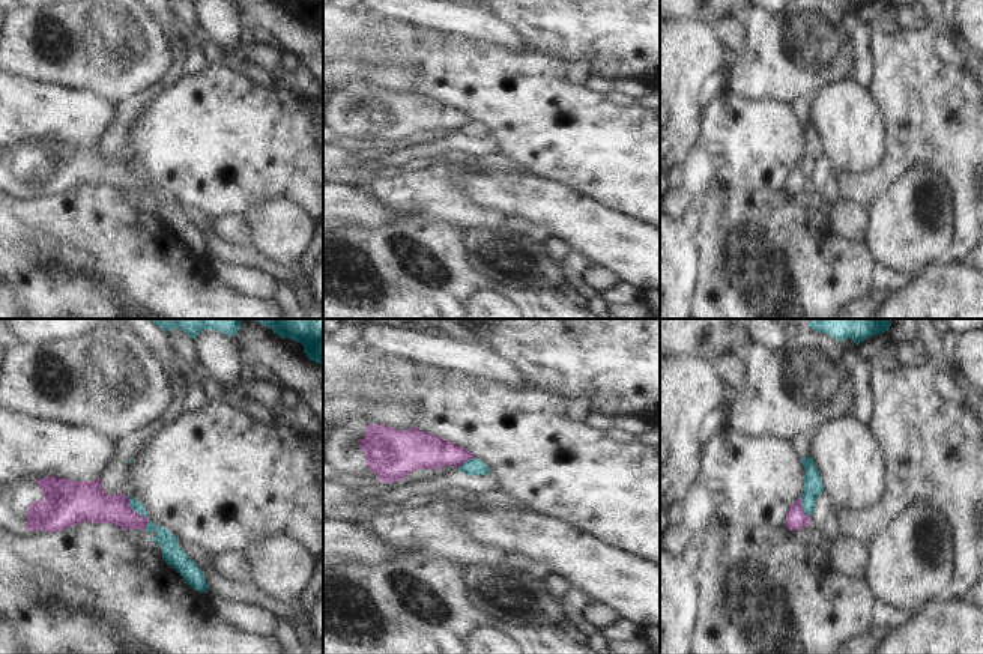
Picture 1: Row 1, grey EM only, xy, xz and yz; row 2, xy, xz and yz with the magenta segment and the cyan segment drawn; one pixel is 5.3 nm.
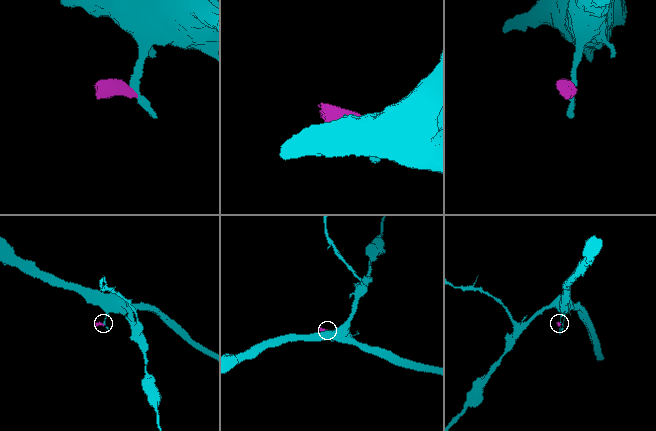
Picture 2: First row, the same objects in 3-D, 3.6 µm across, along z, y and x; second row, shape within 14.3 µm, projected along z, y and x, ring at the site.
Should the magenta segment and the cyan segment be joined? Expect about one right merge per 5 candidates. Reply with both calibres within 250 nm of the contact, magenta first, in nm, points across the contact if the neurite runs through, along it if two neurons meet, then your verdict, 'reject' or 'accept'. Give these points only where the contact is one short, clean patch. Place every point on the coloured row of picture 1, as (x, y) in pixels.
190/100 nm | along xy (125, 495), (130, 505), (148, 519), (146, 528) | reject

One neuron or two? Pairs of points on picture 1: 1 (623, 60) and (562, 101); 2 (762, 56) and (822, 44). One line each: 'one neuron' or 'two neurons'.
1: two neurons
2: one neuron

